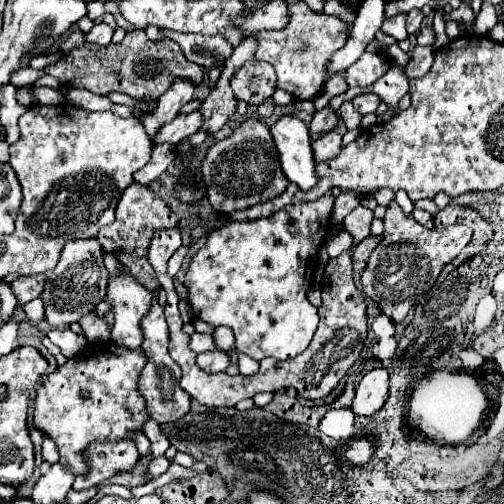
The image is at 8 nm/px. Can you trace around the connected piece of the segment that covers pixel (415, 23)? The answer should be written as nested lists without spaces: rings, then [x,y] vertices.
[[[411,10],[411,12],[407,14],[407,32],[409,32],[409,34],[419,32],[421,22],[423,22],[423,12],[421,12],[421,10]]]

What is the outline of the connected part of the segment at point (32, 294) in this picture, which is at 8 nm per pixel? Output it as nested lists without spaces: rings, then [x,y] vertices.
[[[37,274],[37,276],[19,276],[11,282],[11,290],[17,298],[17,306],[25,306],[29,300],[39,298],[43,286],[45,286],[47,276]]]

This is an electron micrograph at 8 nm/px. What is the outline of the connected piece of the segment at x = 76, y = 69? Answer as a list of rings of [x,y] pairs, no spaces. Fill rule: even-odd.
[[[131,30],[121,44],[83,44],[81,48],[61,56],[55,64],[45,66],[45,74],[55,76],[65,88],[85,88],[101,96],[123,92],[137,100],[143,96],[161,96],[175,78],[191,78],[195,84],[203,80],[203,70],[183,56],[183,50],[175,40],[149,40],[145,30]]]

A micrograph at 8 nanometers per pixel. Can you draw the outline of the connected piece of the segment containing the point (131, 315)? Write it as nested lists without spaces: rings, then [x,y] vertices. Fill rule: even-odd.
[[[119,272],[117,276],[109,278],[107,304],[111,304],[115,314],[111,340],[117,346],[131,350],[141,346],[139,318],[147,314],[151,298],[153,294],[147,292],[143,286],[139,286],[129,272]]]

